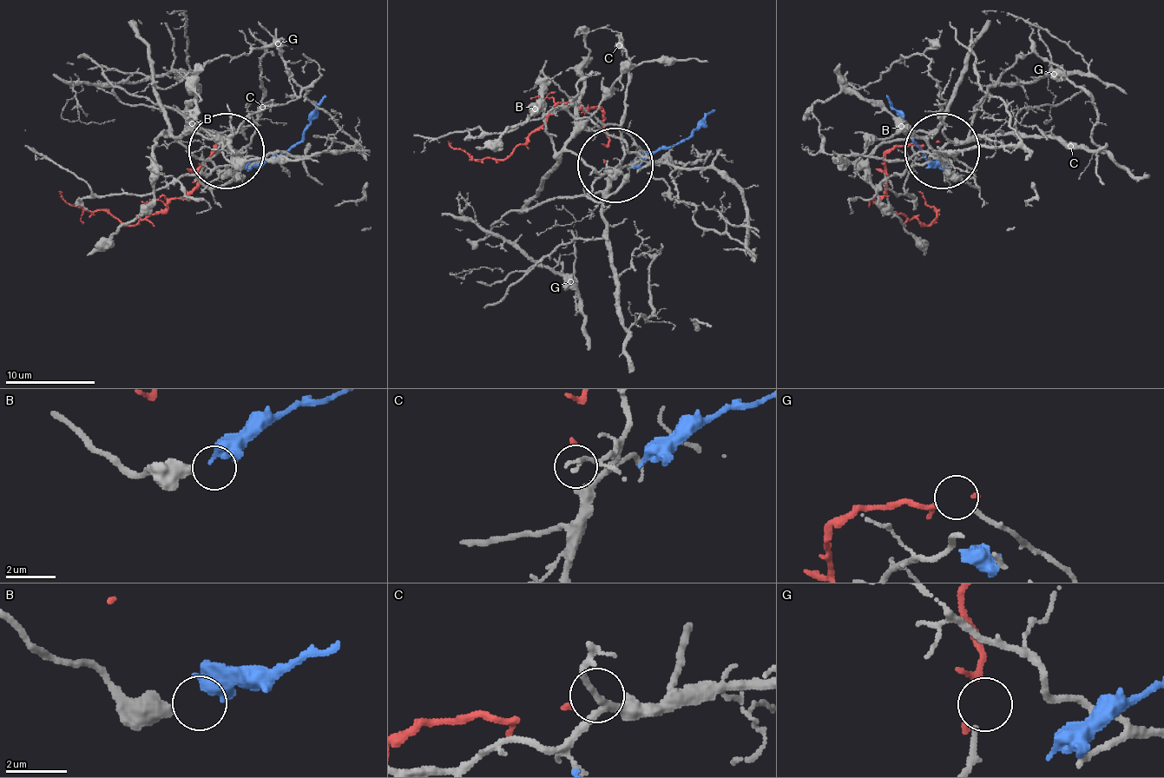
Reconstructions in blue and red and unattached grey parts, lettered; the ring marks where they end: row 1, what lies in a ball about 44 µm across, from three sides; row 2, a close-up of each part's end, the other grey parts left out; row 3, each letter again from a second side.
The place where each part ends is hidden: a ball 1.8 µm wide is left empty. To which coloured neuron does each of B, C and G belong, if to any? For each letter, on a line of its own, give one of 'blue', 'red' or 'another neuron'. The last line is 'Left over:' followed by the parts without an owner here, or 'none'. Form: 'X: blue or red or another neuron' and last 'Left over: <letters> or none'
B: blue
C: red
G: another neuron
Left over: G

